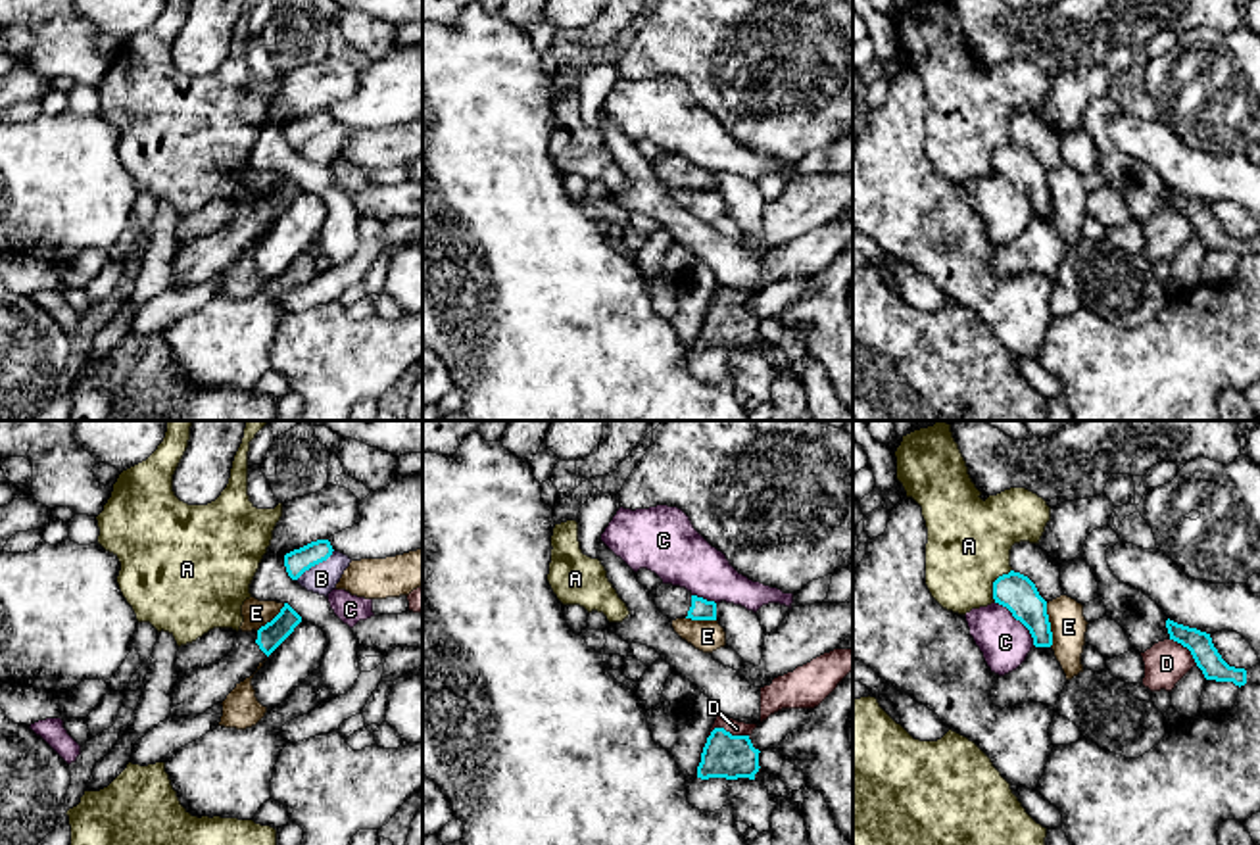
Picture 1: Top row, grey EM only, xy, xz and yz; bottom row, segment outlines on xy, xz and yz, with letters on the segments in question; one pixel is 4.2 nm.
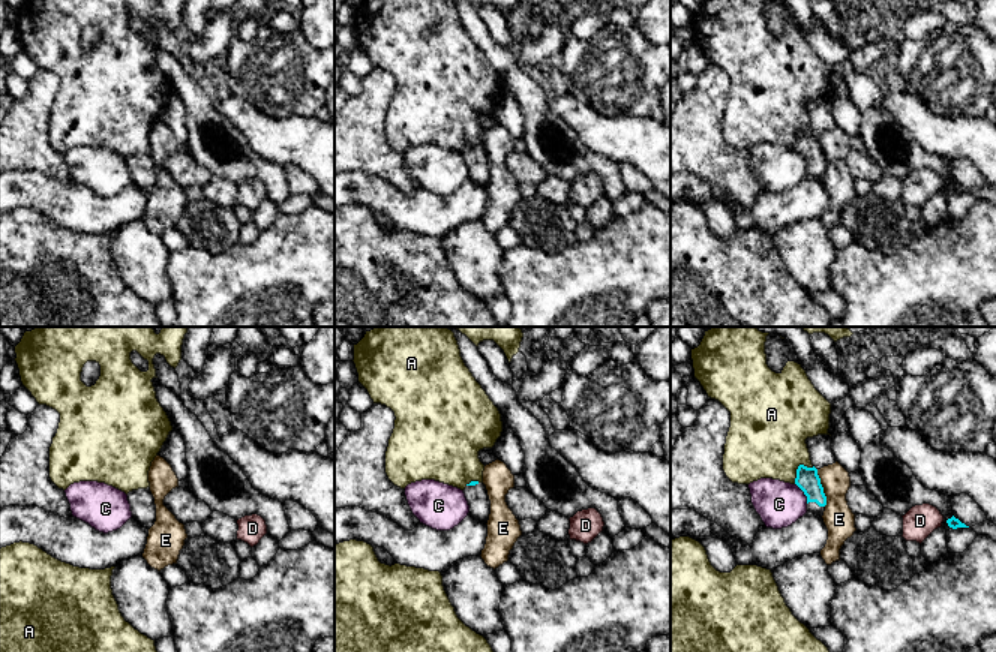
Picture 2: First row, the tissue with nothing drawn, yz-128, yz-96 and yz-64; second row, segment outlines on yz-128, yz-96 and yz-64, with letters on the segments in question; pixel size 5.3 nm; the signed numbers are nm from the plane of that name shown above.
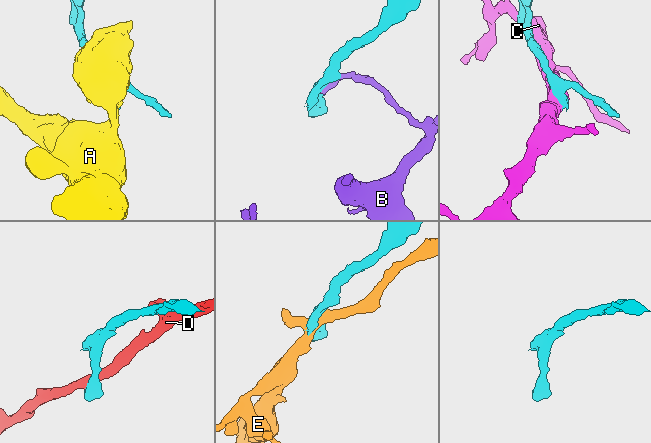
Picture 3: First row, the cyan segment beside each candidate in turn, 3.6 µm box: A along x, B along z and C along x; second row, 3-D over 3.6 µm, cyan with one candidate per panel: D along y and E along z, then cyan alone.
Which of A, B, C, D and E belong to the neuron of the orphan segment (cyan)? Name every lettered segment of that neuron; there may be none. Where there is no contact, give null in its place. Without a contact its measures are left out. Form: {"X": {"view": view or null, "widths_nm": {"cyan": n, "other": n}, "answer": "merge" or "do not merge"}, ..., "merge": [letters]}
{"A": {"view": "yz", "widths_nm": {"cyan": 160, "other": 360}, "answer": "do not merge"}, "B": {"view": "xy", "widths_nm": {"cyan": 100, "other": 130}, "answer": "do not merge"}, "C": {"view": "yz", "widths_nm": {"cyan": 160, "other": 220}, "answer": "do not merge"}, "D": {"view": "xz", "widths_nm": {"cyan": 190, "other": 60}, "answer": "do not merge"}, "E": {"view": "yz", "widths_nm": {"cyan": 160, "other": 150}, "answer": "do not merge"}, "merge": []}

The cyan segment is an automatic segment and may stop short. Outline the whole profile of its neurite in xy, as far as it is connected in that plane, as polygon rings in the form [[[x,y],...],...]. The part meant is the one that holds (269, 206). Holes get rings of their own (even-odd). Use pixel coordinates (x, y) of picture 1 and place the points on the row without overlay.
[[[284,173],[280,182],[257,202],[238,200],[234,217],[227,227],[186,246],[179,246],[171,263],[171,286],[198,286],[213,275],[223,273],[227,265],[240,252],[250,248],[300,192],[302,186]]]

